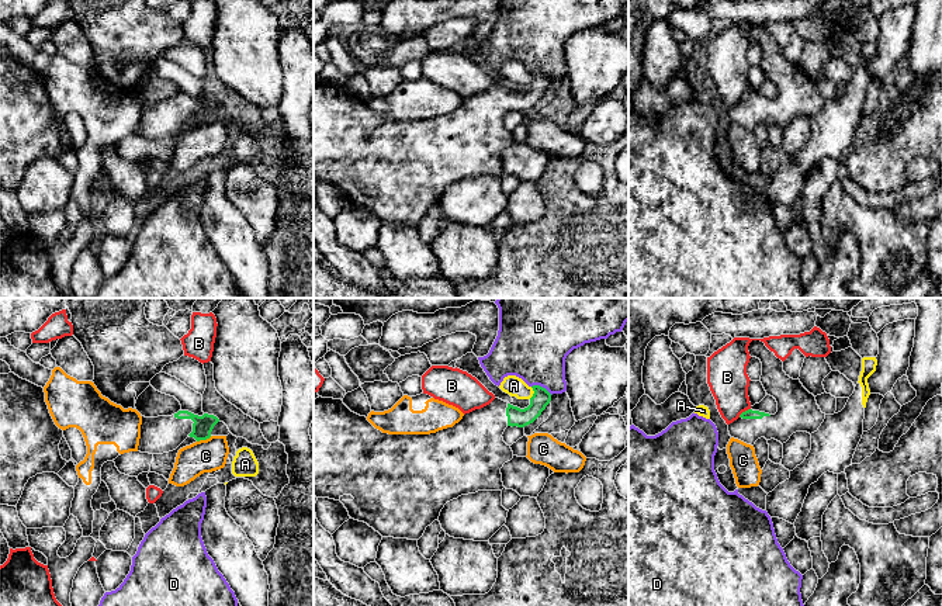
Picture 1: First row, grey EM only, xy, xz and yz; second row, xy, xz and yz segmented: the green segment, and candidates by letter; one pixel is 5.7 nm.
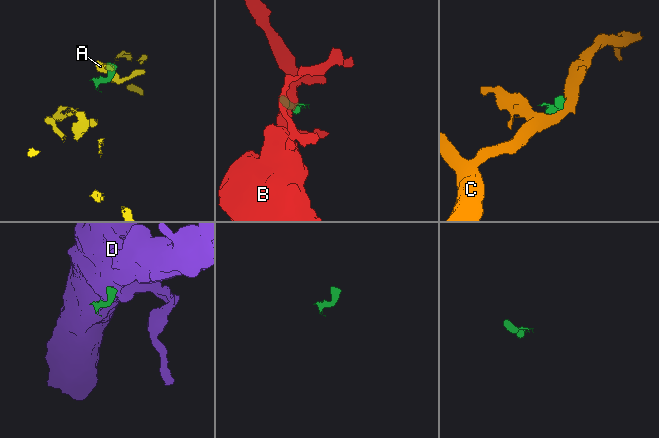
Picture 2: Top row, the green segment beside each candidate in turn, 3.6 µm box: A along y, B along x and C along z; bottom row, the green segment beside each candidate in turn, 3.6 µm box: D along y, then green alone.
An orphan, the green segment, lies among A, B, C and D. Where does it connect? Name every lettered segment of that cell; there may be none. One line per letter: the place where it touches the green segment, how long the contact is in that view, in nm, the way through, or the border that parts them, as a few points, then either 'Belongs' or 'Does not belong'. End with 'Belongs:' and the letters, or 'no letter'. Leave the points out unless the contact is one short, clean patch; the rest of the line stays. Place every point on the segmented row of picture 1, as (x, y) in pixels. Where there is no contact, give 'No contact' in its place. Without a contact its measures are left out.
A: Touches green at xz (534, 392). Shared border 70 nm. Boundary: xz (532, 387), (533, 394), (529, 398). Does not belong
B: Touches green at yz (745, 411). Shared border 90 nm. Boundary: yz (750, 408), (738, 416). Does not belong
C: Touches green at xy (204, 439). Shared border 90 nm. Boundary: xy (211, 436), (197, 442). Does not belong
D: Touches green at xz (542, 387). Shared border 130 nm. Boundary: xz (532, 385), (540, 385), (551, 394). Does not belong
Belongs: no letter

